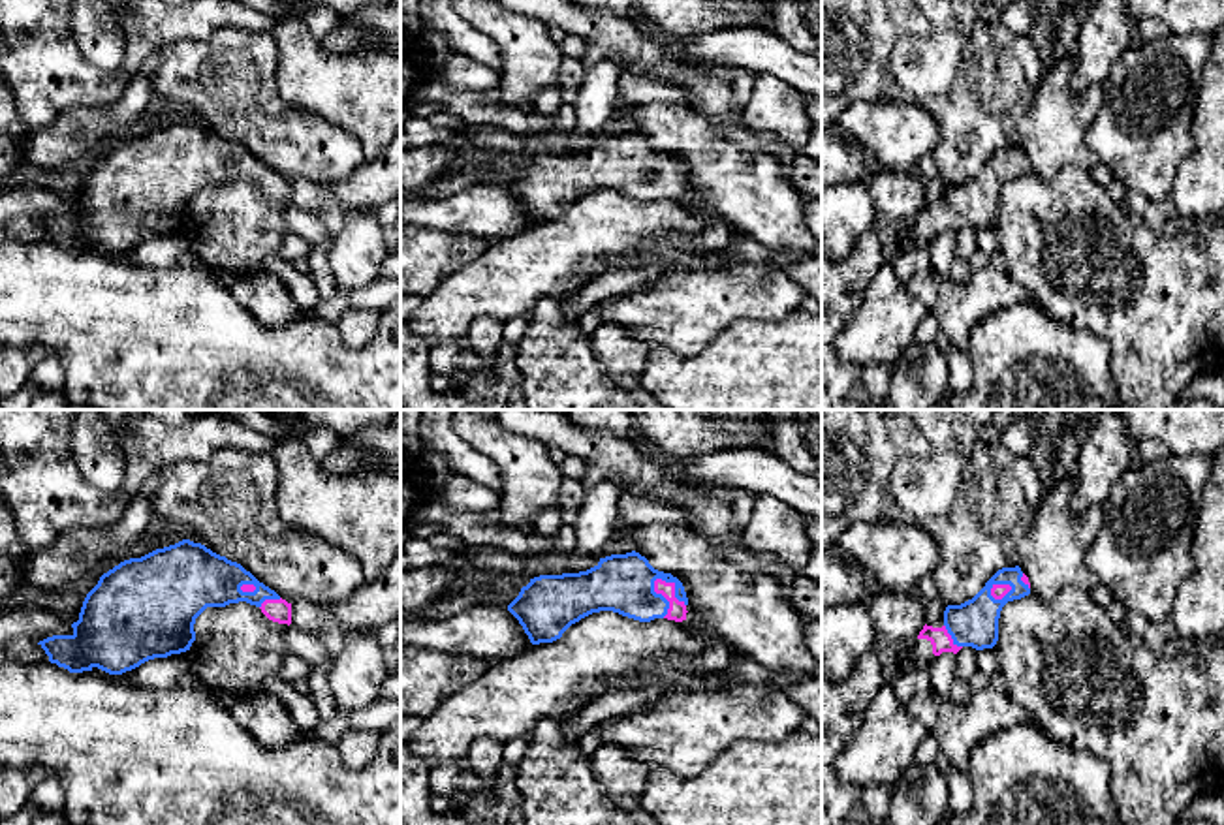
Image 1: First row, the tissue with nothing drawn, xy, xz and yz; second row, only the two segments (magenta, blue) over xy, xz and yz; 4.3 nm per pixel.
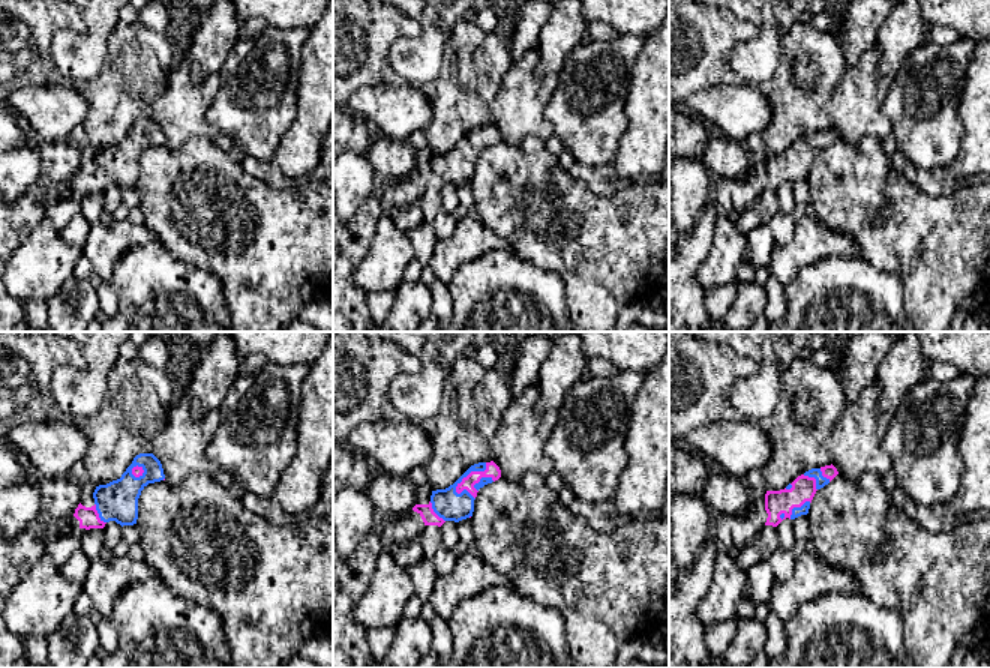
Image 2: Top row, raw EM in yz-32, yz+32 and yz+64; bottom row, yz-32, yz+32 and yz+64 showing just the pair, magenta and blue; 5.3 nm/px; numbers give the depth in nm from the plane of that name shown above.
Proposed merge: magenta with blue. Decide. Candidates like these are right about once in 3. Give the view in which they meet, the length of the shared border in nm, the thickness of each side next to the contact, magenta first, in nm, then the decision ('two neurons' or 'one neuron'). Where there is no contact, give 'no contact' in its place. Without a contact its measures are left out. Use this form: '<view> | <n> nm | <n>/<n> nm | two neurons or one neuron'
xz | 180 nm | 80/260 nm | one neuron

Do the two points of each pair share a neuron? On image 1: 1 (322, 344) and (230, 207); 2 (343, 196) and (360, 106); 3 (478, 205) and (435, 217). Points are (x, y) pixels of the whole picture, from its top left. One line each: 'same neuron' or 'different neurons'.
1: different neurons
2: different neurons
3: same neuron

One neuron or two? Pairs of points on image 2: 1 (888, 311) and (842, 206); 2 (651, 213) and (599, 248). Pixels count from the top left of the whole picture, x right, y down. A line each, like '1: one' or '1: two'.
1: two
2: one

